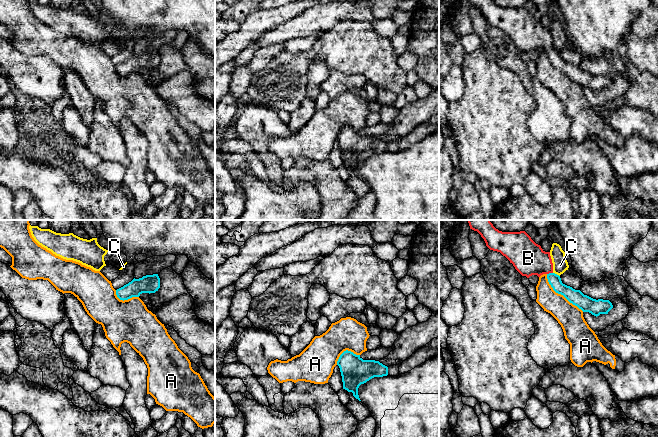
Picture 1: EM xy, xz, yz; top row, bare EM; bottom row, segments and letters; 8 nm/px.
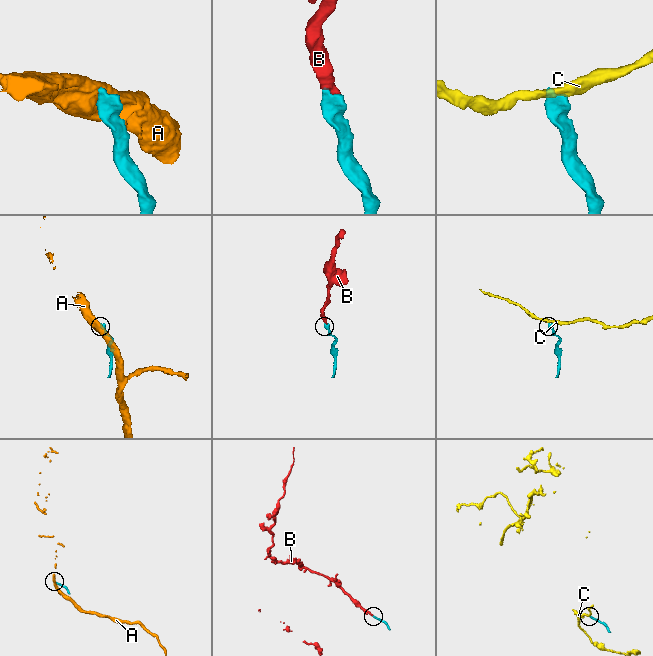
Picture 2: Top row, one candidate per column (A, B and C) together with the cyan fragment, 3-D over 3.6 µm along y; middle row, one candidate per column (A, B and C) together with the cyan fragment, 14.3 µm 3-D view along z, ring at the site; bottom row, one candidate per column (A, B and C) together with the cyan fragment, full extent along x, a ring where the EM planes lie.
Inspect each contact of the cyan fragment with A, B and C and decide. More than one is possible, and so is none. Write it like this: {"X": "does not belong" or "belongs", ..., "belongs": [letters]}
{"A": "does not belong", "B": "belongs", "C": "does not belong", "belongs": ["B"]}

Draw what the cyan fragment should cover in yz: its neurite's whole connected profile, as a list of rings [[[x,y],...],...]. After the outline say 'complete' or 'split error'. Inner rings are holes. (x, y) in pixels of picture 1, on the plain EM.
[[[469,0],[469,2],[481,11],[490,26],[505,32],[522,52],[529,54],[532,51],[540,53],[546,50],[553,66],[583,88],[589,88],[597,93],[600,90],[608,90],[613,84],[609,76],[593,75],[580,66],[563,60],[560,52],[553,48],[550,28],[545,28],[525,7],[502,8],[493,0]]] | split error

